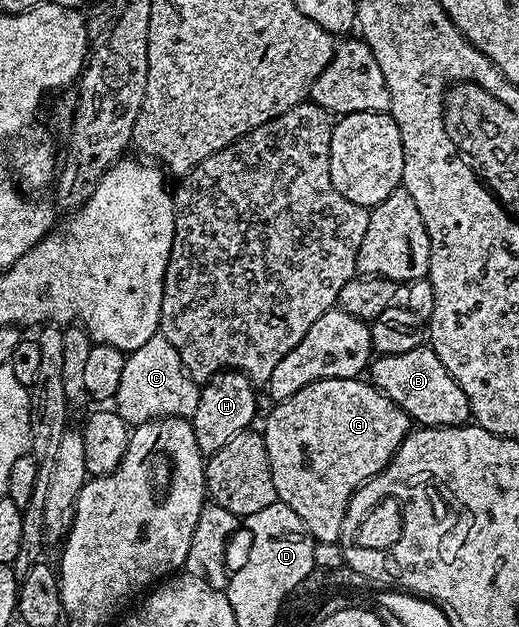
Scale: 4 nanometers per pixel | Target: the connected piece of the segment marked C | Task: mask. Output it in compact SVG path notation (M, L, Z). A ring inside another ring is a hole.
M162 336L146 339L142 347L131 350L126 356L126 368L122 371L122 383L114 398L114 408L122 420L135 427L159 417L183 417L191 419L198 411L201 386L191 381L188 372L178 359L178 351Z

